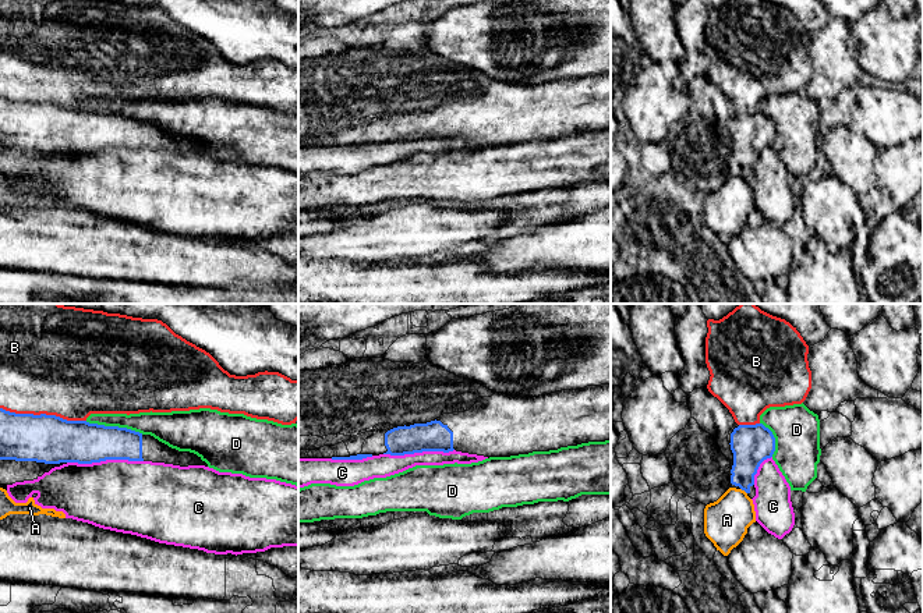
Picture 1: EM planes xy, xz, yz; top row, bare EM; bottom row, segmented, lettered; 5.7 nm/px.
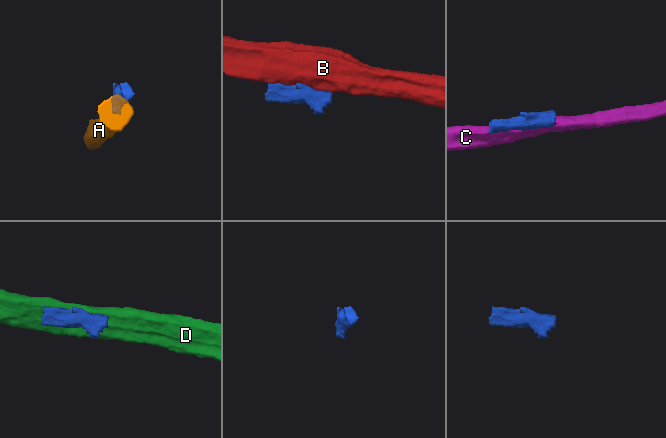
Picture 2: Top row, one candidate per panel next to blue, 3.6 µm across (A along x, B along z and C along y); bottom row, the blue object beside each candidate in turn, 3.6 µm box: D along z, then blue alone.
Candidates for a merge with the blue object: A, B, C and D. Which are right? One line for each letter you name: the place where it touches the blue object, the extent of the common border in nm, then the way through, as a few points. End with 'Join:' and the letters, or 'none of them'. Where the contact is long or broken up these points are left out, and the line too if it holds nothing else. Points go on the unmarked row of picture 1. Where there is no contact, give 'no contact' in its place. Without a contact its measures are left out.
Join: none of them

